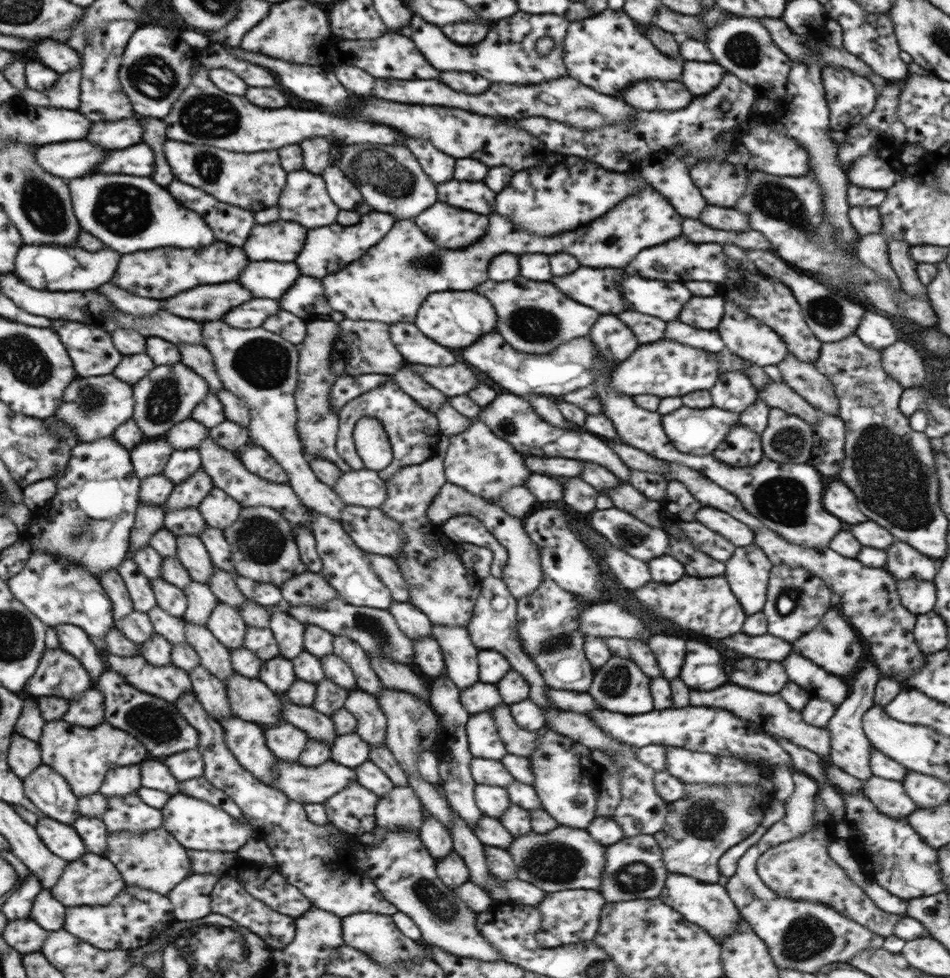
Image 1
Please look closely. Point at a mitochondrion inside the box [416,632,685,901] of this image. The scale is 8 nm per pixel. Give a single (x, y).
(554, 861)

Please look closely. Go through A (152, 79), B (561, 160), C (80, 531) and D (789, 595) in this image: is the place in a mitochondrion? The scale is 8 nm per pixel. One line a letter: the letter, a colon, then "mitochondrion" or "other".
A: mitochondrion
B: other
C: mitochondrion
D: mitochondrion

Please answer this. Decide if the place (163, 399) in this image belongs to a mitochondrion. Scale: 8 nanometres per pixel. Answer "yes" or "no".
yes

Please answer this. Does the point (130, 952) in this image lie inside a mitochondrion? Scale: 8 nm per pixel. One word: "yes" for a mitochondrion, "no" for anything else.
no

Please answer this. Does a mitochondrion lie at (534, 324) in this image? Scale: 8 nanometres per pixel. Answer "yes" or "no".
yes

